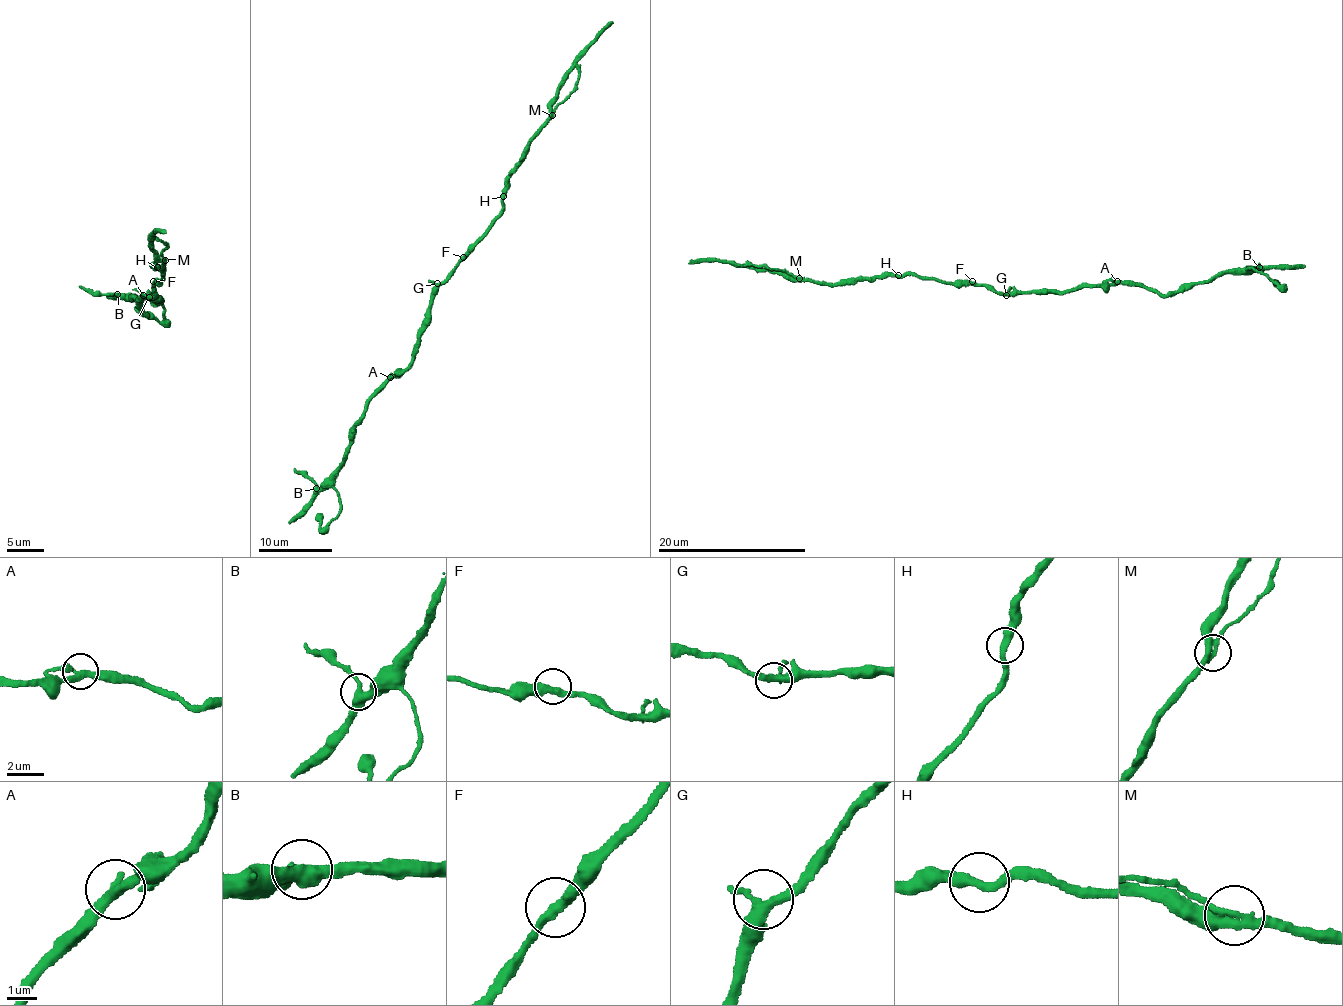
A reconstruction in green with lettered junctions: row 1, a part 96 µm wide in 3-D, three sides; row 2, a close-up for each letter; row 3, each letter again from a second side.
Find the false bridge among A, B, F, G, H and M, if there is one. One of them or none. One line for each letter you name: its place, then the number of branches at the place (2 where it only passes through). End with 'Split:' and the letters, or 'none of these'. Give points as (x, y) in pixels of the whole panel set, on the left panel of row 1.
M: Place: (165, 260). Branches: 3
Split: M

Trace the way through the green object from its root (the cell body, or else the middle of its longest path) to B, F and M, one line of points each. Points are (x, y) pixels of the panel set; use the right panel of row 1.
B: (1009, 293), (1070, 291), (1121, 282), (1139, 283), (1170, 295), (1220, 274), (1246, 273), (1259, 267)
F: (1009, 293), (996, 292), (972, 281)
M: (1009, 293), (996, 292), (983, 285), (950, 285), (916, 275), (844, 279), (834, 284), (799, 278)

